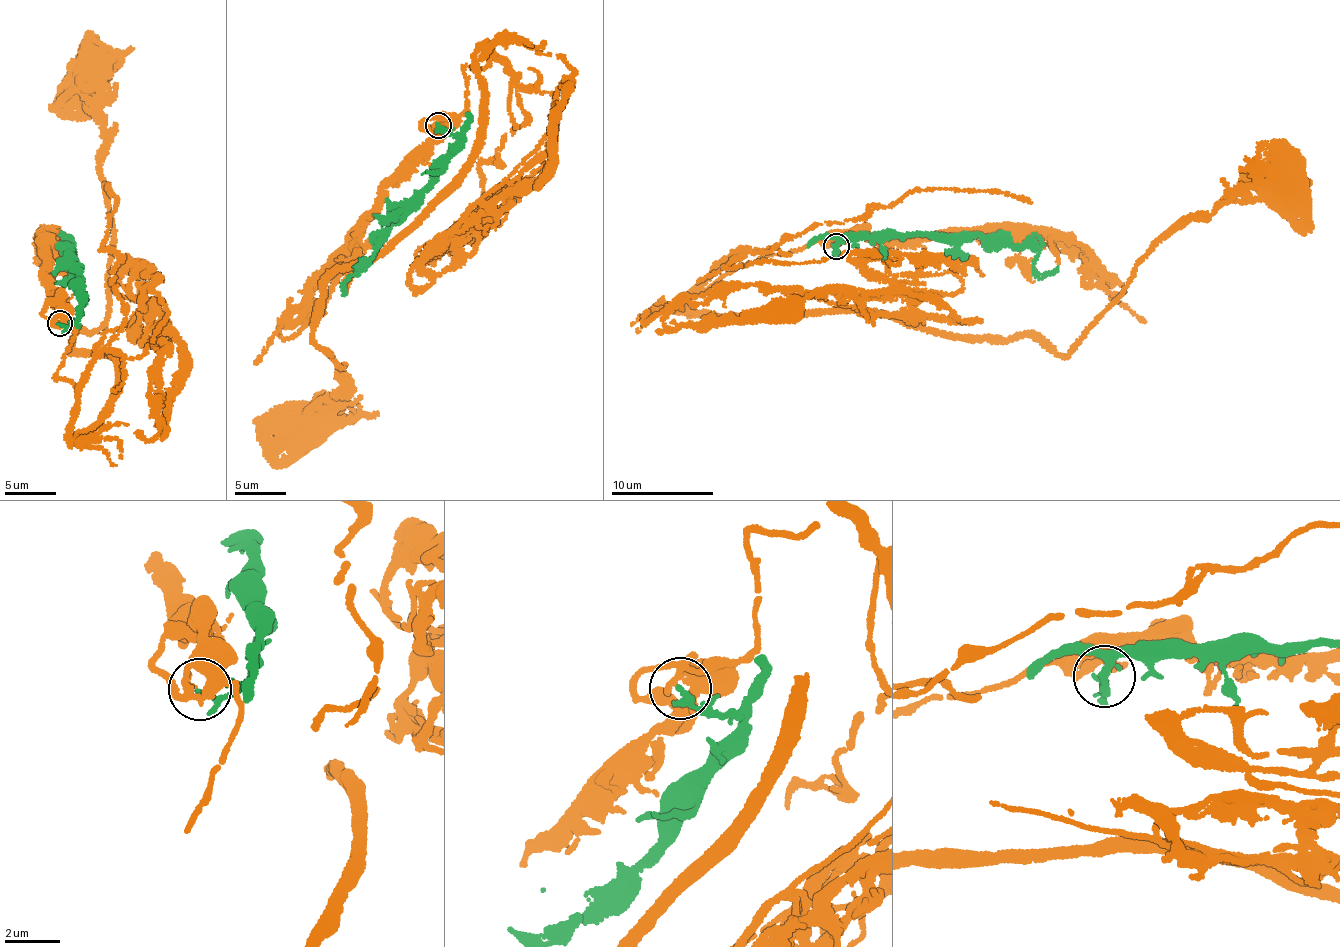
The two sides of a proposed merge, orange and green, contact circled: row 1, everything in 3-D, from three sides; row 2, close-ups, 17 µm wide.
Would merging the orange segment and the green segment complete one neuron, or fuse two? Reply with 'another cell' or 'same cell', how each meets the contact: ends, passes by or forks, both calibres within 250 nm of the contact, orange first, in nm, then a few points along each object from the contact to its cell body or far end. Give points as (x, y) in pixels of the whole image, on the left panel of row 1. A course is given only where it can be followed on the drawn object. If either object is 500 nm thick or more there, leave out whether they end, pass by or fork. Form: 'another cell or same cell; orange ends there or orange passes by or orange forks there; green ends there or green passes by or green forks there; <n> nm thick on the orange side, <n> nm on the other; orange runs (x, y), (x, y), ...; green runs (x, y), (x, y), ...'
same cell; orange passes by; green passes by; 180 nm thick on the orange side, 140 nm on the other; orange runs (58, 323), (68, 441), (122, 385), (111, 349), (72, 348), (109, 304), (91, 78); green runs (60, 324), (79, 316), (82, 267), (70, 256), (75, 243), (71, 267), (74, 252)

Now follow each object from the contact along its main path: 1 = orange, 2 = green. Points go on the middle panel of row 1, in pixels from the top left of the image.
1: (436, 125), (464, 111), (481, 45), (468, 170), (328, 279), (313, 343), (346, 363), (303, 445), (305, 432)
2: (439, 126), (461, 137), (442, 172), (422, 193), (422, 201), (390, 227), (372, 263), (344, 284), (344, 294)

